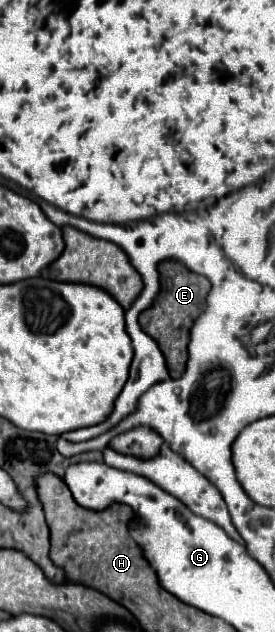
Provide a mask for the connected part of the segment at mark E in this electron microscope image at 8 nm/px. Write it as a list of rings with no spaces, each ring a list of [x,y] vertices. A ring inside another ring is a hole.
[[[177,260],[161,262],[159,272],[161,272],[161,292],[159,292],[155,304],[139,316],[139,324],[149,336],[155,338],[161,352],[165,352],[165,360],[167,360],[171,378],[179,378],[185,372],[185,364],[189,358],[187,346],[189,346],[191,326],[199,318],[199,314],[205,310],[205,298],[209,294],[211,284],[205,276],[193,274],[191,270],[185,268],[185,264],[181,264]],[[179,326],[181,326],[181,340],[179,340]]]

